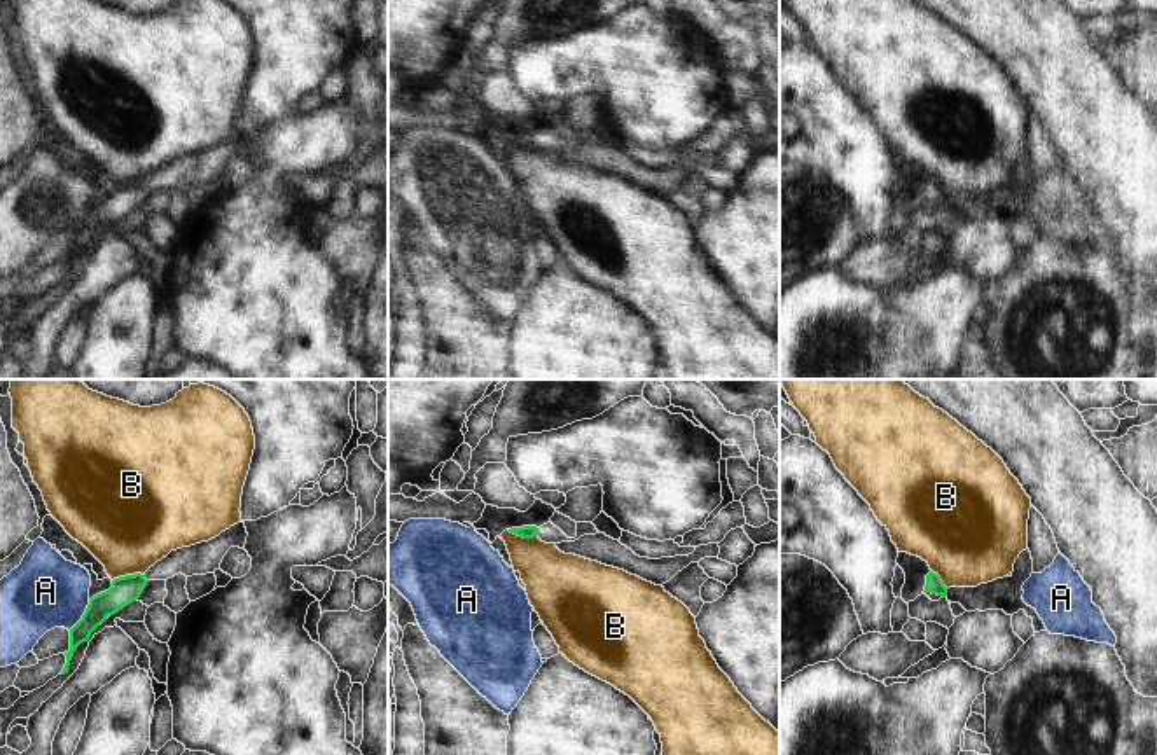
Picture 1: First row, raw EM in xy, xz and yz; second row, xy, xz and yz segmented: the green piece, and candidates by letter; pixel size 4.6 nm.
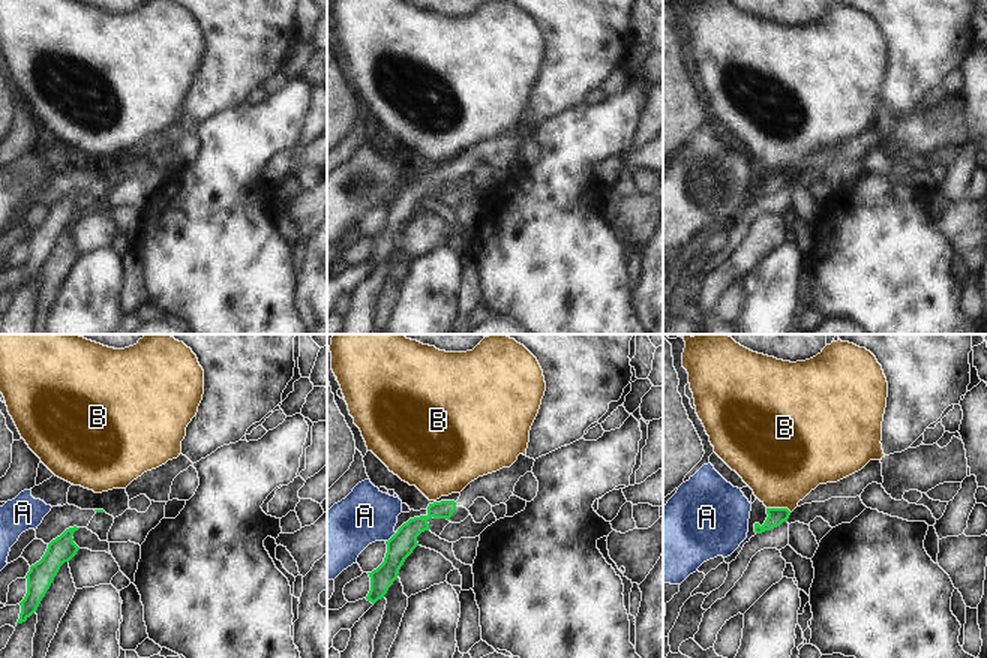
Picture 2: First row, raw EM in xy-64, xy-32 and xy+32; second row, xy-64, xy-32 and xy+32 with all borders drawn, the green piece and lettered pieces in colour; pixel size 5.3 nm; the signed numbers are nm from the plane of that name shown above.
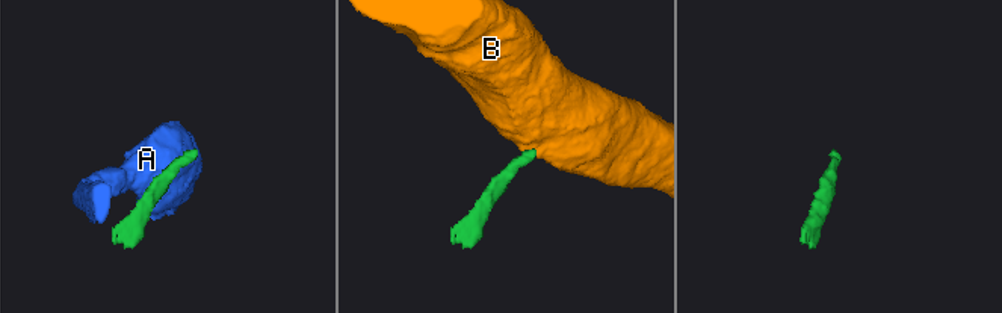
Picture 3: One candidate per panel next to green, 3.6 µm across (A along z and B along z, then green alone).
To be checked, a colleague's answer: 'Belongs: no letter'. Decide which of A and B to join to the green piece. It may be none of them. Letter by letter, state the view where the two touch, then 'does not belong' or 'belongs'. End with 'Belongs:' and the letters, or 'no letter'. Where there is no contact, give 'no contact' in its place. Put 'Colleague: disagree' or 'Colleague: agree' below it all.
A: xy | does not belong
B: xy | does not belong
Belongs: no letter
Colleague: agree

